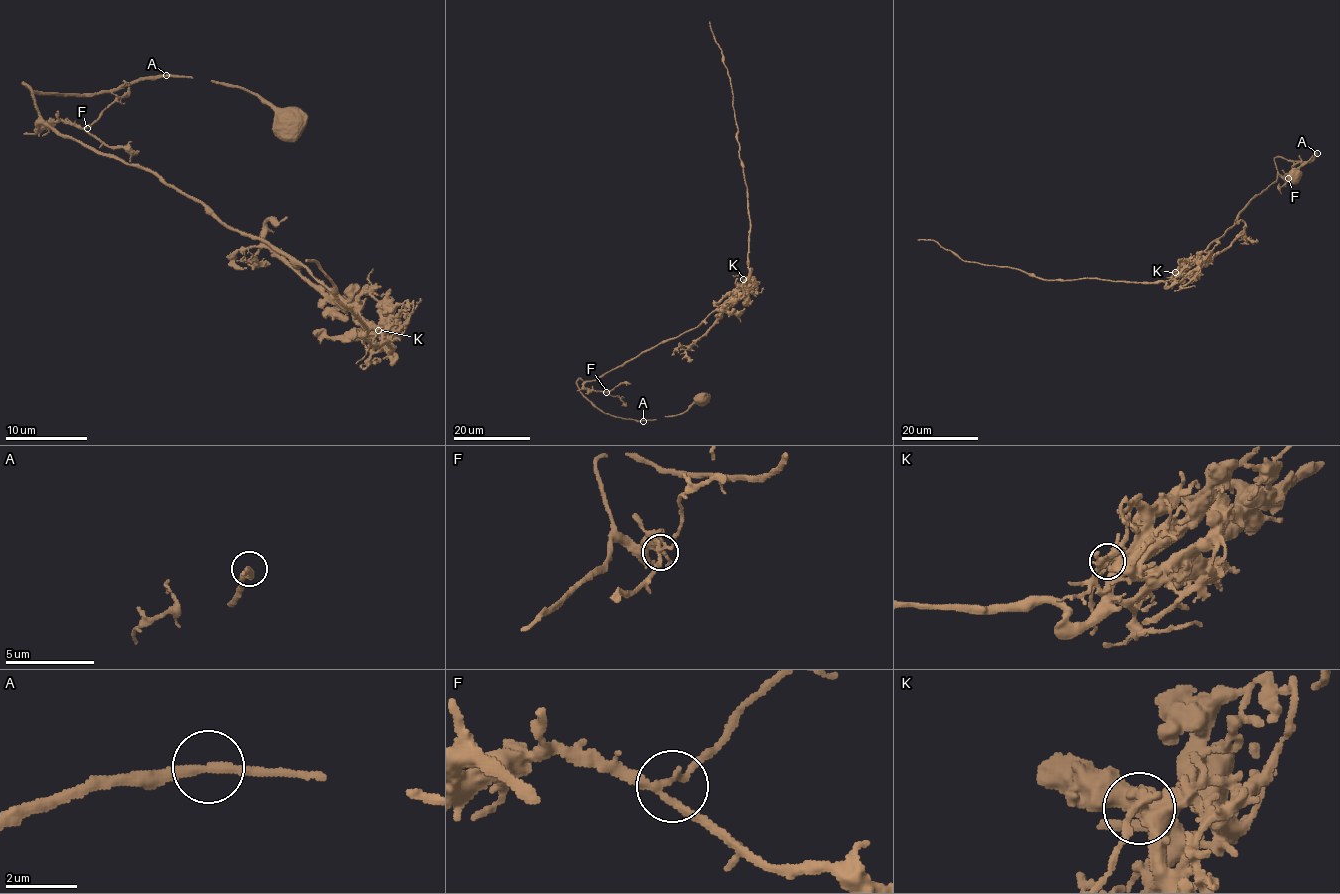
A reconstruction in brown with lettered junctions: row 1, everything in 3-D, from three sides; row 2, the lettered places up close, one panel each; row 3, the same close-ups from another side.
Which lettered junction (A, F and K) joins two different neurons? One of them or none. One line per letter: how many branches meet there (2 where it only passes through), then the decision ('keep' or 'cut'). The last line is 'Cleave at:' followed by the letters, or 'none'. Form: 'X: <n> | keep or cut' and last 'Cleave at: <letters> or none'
A: 2 | keep
F: 3 | keep
K: 2 | keep
Cleave at: none

